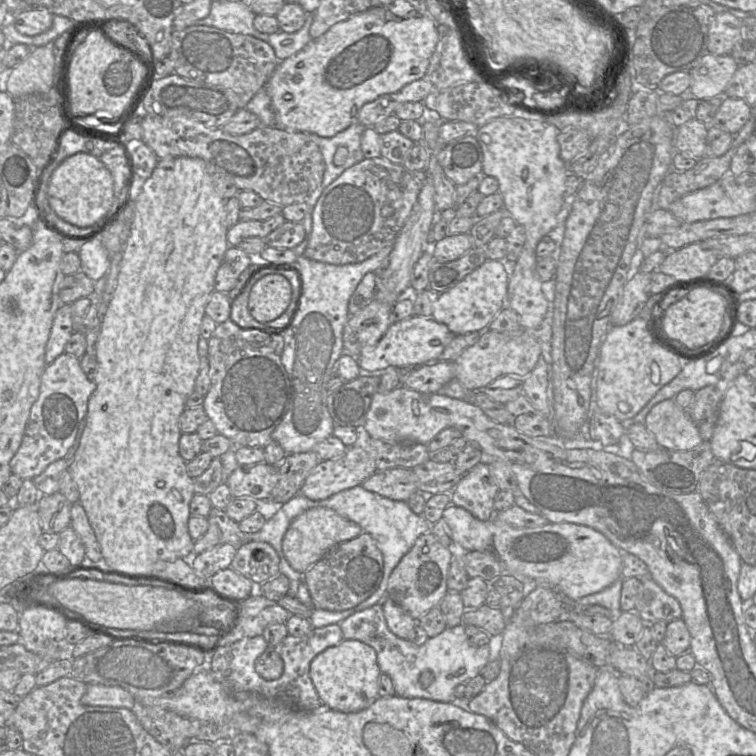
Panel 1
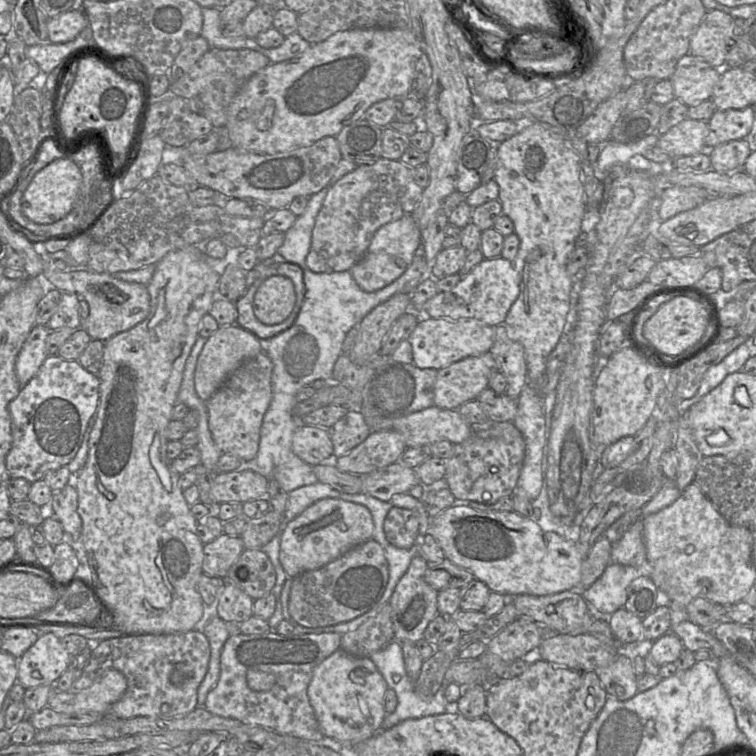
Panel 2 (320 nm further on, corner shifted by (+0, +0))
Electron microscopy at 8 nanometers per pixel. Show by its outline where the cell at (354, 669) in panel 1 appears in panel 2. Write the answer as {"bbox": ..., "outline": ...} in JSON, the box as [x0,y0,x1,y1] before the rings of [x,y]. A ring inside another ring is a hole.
{"bbox":[307,649,388,745],"outline":[[[338,649],[313,671],[307,694],[324,737],[344,745],[365,741],[381,730],[388,685],[372,660]]]}

